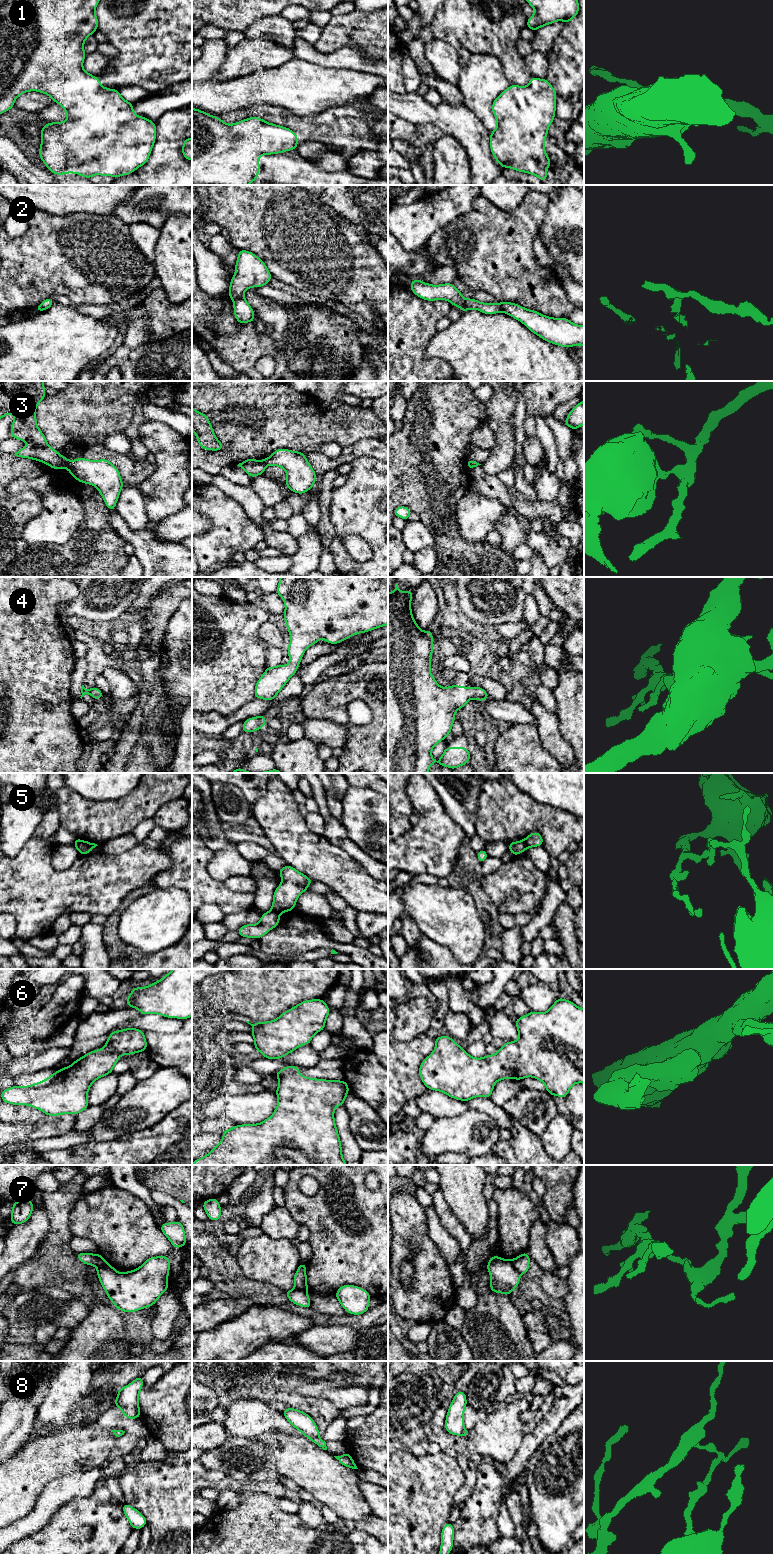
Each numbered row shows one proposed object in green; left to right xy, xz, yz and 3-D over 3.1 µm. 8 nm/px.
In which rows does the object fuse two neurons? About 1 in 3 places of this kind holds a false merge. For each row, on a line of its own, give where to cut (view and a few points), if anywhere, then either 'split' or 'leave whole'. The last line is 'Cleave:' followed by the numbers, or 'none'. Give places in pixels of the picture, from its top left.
1: no cut | leave whole
2: xz (242, 296), (234, 301) | split
3: xy (69, 461), (66, 467) | split
4: no cut | leave whole
5: xz (271, 909), (279, 913) | split
6: no cut | leave whole
7: yz (510, 1260), (513, 1267), (520, 1274) | split
8: xz (318, 1436), (311, 1439) | split
Cleave: 2, 3, 5, 7, 8

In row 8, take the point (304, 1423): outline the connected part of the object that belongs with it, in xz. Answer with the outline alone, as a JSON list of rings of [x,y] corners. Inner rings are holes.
[[[286,1408],[282,1411],[288,1422],[300,1431],[306,1438],[312,1439],[319,1437],[319,1429],[313,1418],[301,1410]]]

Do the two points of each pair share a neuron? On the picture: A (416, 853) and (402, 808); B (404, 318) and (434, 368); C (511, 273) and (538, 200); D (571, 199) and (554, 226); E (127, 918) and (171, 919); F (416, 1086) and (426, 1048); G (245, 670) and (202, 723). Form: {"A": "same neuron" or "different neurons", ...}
{"A": "different neurons", "B": "same neuron", "C": "same neuron", "D": "same neuron", "E": "same neuron", "F": "same neuron", "G": "different neurons"}

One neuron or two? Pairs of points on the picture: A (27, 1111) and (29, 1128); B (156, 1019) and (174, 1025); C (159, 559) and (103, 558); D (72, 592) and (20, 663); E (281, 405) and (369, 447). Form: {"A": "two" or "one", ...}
{"A": "two", "B": "one", "C": "two", "D": "one", "E": "two"}

